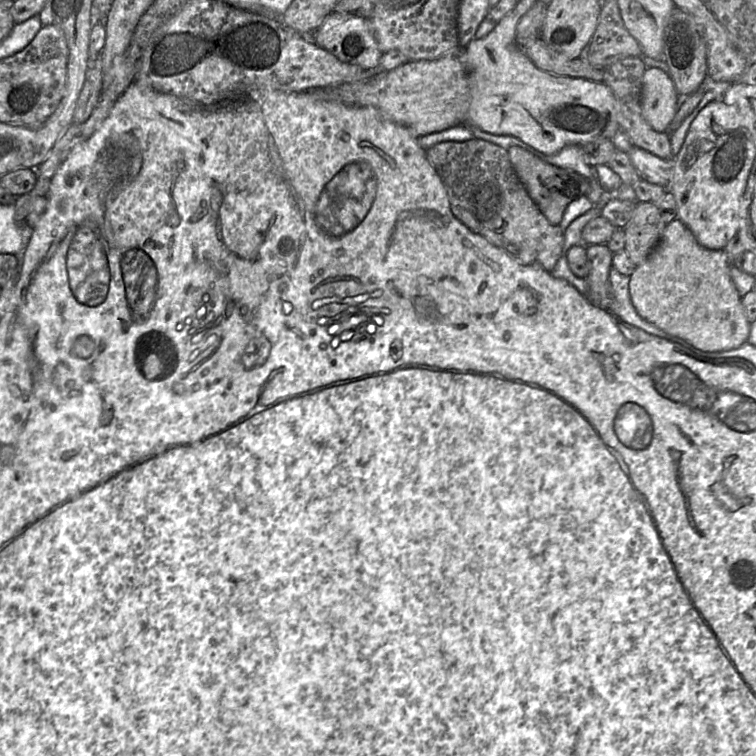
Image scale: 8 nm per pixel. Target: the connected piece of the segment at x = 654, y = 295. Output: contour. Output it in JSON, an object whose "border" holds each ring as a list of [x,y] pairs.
{"border":[[[679,219],[665,225],[657,246],[630,276],[629,293],[636,312],[669,335],[688,342],[702,352],[725,352],[748,342],[750,325],[741,296],[731,278],[731,262],[723,250],[710,250],[699,244],[689,228]]]}

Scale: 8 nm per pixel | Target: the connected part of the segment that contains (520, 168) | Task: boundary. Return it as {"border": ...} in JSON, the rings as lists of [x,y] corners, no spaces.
{"border":[[[511,146],[507,152],[519,180],[551,225],[558,226],[567,206],[581,196],[587,195],[590,182],[578,173],[551,165],[518,146]]]}

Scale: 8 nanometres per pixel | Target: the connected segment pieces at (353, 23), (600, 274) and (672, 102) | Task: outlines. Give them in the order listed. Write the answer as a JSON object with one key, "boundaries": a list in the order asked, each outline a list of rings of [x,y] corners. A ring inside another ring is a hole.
{"boundaries":[[[[333,11],[311,34],[313,34],[313,42],[320,48],[330,52],[343,62],[358,65],[364,69],[378,67],[383,55],[366,18]]],[[[605,244],[587,245],[589,273],[585,278],[588,284],[586,299],[595,307],[609,311],[613,301],[609,272],[613,253]]],[[[646,67],[642,81],[642,115],[655,131],[669,131],[677,99],[670,75],[660,68]]]]}

